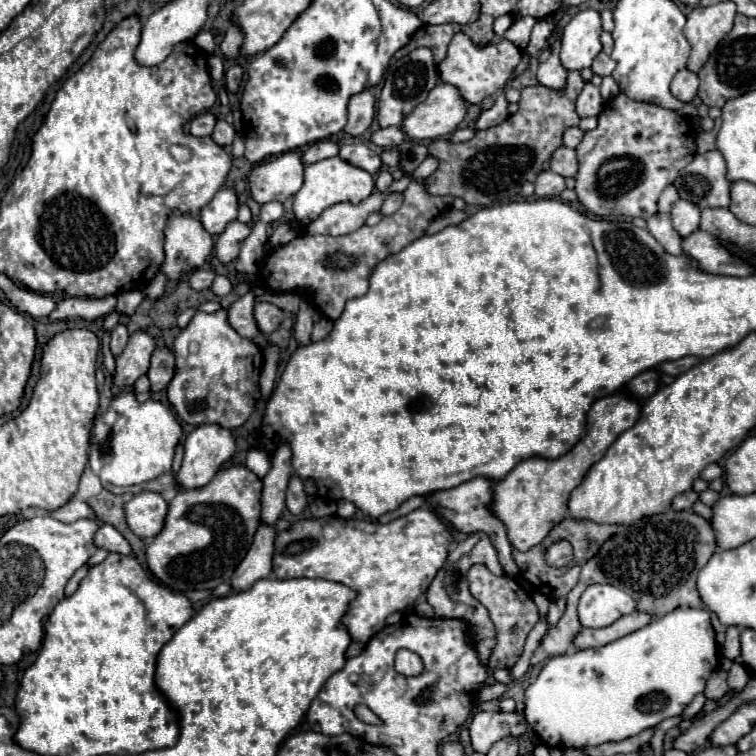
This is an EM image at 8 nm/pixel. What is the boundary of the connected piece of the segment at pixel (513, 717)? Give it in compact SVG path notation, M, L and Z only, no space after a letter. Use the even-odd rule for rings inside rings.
M477 712L473 714L471 726L469 726L469 734L471 734L471 746L475 752L487 754L489 748L501 740L503 736L522 736L527 734L534 743L538 742L538 738L531 730L523 716L511 712L511 714L503 714L503 712Z

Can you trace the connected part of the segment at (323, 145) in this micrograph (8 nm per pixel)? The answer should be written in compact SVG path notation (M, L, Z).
M323 140L323 142L311 144L301 158L303 158L303 164L309 166L313 162L319 162L319 160L325 160L325 158L331 158L331 156L337 156L337 152L339 152L339 144L337 142Z

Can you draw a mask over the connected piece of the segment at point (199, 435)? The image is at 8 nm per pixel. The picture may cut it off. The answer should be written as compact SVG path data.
M203 424L197 426L187 438L185 438L185 456L181 462L179 472L175 474L175 484L181 490L197 490L207 486L211 478L217 474L217 470L233 456L235 452L235 440L227 428L221 428L217 424Z

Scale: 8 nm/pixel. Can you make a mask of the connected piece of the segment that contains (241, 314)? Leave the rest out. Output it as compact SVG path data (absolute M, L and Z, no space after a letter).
M249 290L245 296L241 296L237 302L233 302L227 308L227 322L243 338L251 338L255 344L265 346L267 340L265 340L265 336L259 332L259 328L255 324L253 306L255 306L255 294L253 294L253 290Z

